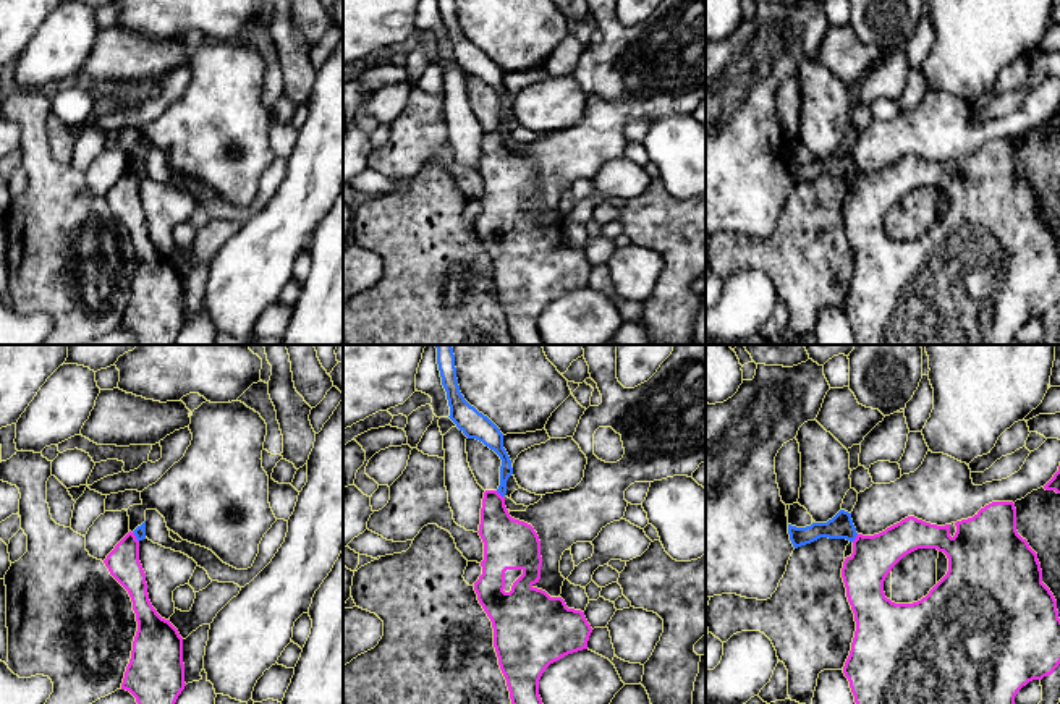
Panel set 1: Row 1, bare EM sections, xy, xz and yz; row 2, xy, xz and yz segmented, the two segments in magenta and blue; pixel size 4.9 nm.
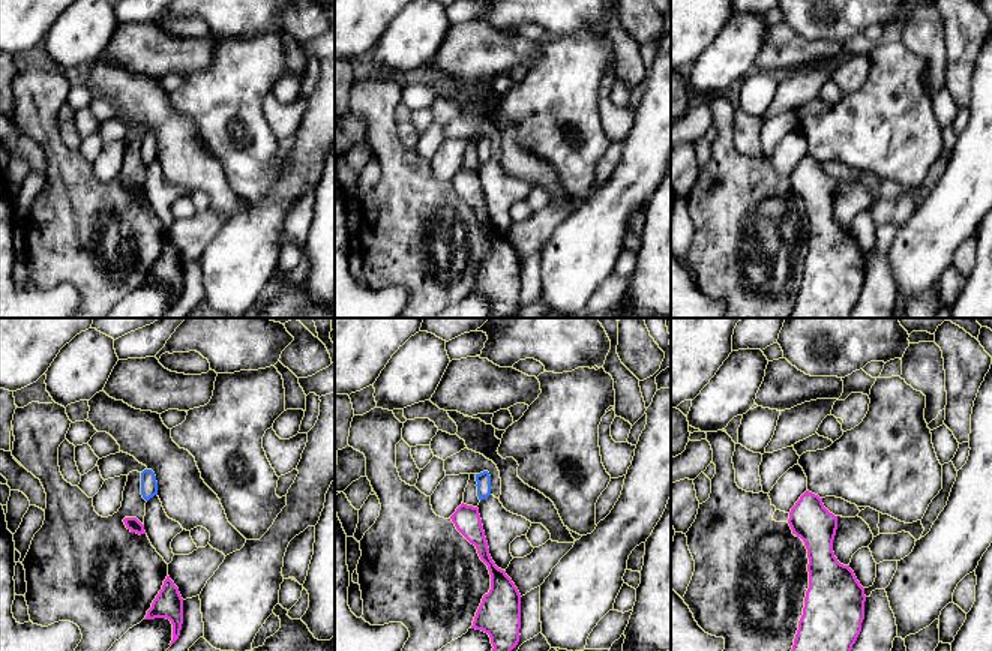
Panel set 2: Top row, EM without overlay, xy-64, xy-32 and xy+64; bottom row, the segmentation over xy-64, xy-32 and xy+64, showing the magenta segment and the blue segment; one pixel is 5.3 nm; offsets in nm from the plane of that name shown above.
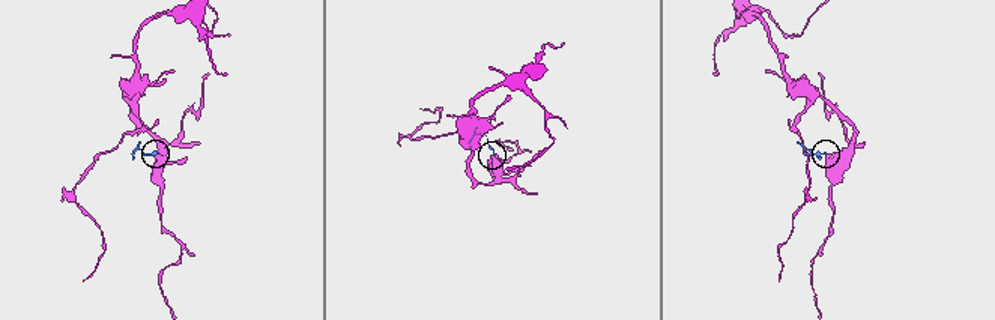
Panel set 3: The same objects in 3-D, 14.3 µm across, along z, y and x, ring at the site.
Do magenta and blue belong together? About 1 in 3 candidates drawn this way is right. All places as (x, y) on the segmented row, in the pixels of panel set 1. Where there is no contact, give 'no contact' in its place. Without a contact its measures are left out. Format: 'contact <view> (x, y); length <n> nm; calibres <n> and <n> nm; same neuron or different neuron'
contact xy (135, 536); length 60 nm; calibres 160 and 60 nm; different neuron

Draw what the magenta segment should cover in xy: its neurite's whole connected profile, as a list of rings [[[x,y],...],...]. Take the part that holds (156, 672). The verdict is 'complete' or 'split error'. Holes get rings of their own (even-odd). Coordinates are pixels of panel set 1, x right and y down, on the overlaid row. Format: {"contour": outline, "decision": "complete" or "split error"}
{"contour": [[[128,532],[104,560],[110,575],[128,591],[136,613],[138,631],[121,689],[129,691],[138,704],[175,704],[184,689],[183,638],[170,620],[162,618],[147,594],[146,573],[139,562],[139,541]]], "decision": "complete"}

